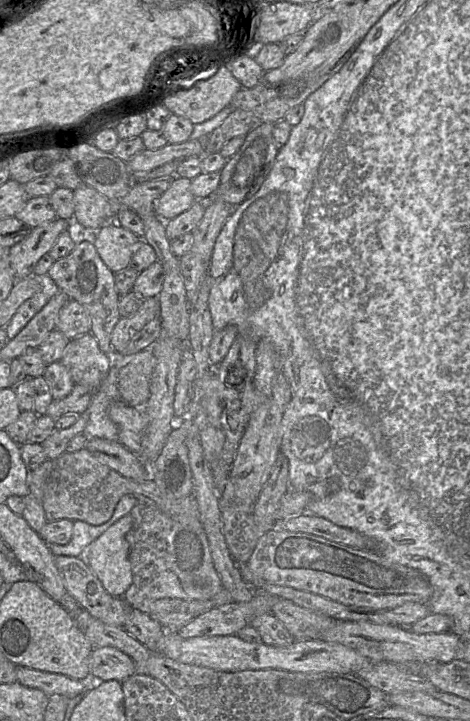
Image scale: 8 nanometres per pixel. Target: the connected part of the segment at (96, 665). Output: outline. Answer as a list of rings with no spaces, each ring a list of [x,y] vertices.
[[[112,646],[94,648],[89,659],[89,666],[90,676],[103,681],[123,682],[136,673],[135,661]]]

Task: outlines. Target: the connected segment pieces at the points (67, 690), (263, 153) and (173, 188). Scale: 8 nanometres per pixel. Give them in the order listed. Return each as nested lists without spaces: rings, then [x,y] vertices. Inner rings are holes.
[[[24,666],[16,667],[17,682],[39,689],[48,697],[61,695],[68,699],[86,691],[86,680],[76,680],[63,674],[40,671]]]
[[[258,123],[245,137],[239,150],[227,160],[220,171],[221,179],[218,189],[209,197],[211,201],[224,201],[231,207],[237,207],[254,196],[271,171],[278,149],[273,139],[274,123]]]
[[[174,176],[170,187],[155,200],[155,214],[168,221],[188,210],[197,200],[191,191],[191,180]]]

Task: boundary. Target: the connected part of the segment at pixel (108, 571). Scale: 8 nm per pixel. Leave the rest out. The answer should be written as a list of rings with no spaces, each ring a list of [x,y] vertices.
[[[131,514],[121,517],[87,545],[80,555],[99,578],[104,589],[115,597],[124,597],[133,581],[128,541],[132,525]]]

